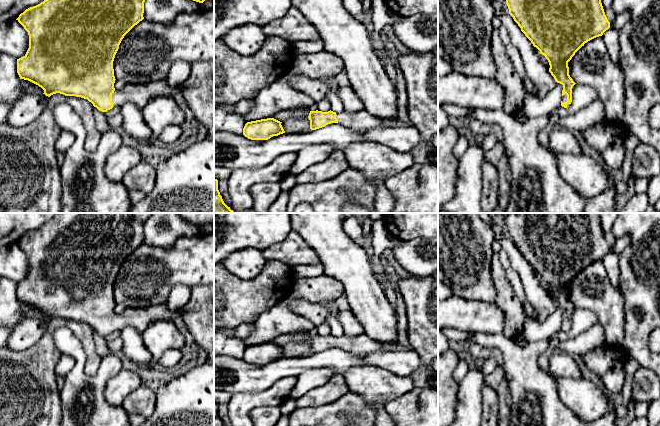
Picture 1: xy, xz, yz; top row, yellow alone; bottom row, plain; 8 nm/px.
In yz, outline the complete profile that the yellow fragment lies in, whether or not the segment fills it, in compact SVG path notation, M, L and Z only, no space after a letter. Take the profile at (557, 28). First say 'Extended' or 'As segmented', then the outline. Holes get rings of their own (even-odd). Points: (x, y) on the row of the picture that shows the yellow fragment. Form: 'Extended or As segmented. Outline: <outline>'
Extended. Outline: M506 0L506 4L521 31L548 60L555 81L563 85L561 106L567 108L576 84L569 75L568 62L585 43L610 28L601 0Z

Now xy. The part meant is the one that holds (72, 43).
Extended. Outline: M44 0L26 9L16 19L29 35L29 48L23 57L17 59L17 73L20 79L38 85L48 97L60 93L87 99L102 112L120 107L125 102L132 102L142 110L155 97L174 97L181 93L185 87L184 83L172 87L166 79L146 84L126 84L120 90L114 88L115 55L124 36L144 19L144 2L145 0Z

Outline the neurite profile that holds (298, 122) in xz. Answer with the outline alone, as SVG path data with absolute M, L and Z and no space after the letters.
M300 107L293 110L281 111L272 118L283 123L285 133L302 134L310 129L308 118L310 110L308 107Z

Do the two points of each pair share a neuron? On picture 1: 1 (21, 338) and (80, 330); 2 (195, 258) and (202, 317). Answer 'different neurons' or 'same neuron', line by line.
1: different neurons
2: different neurons

